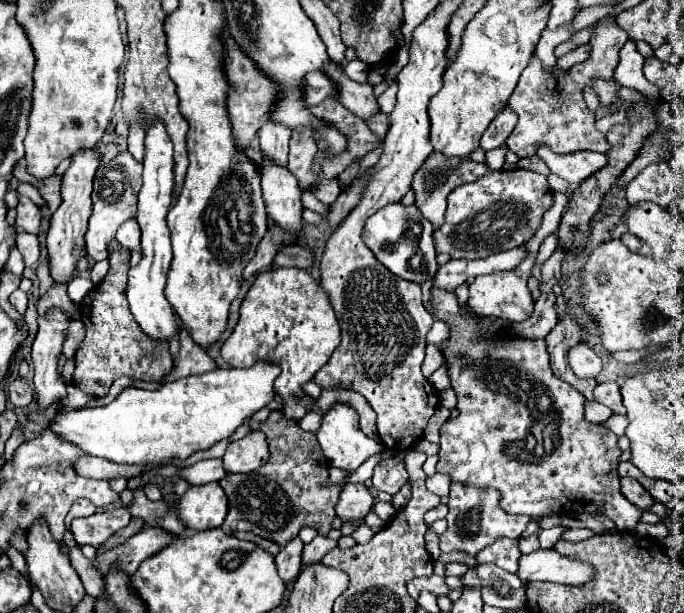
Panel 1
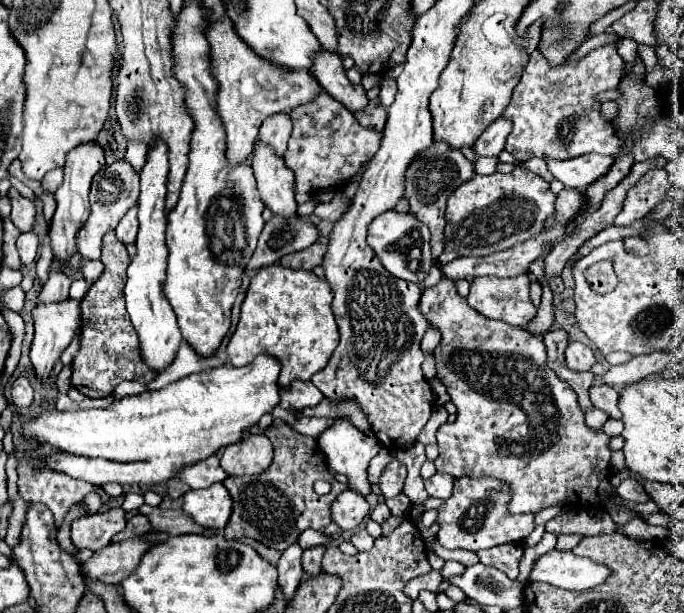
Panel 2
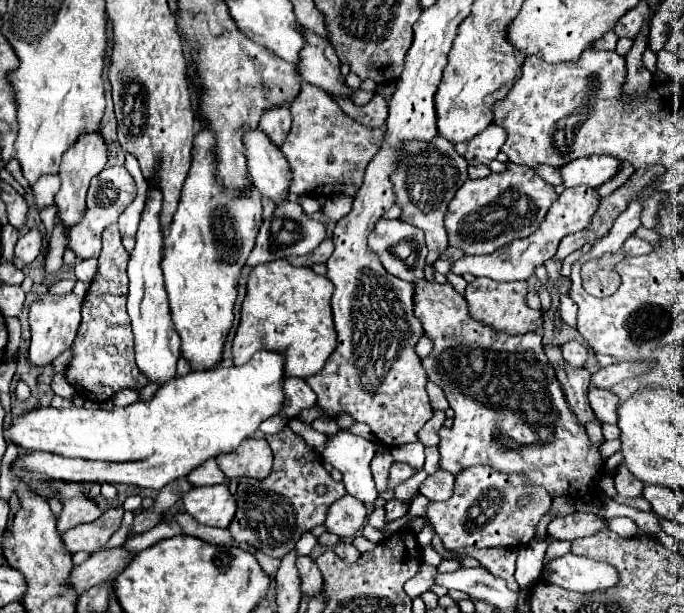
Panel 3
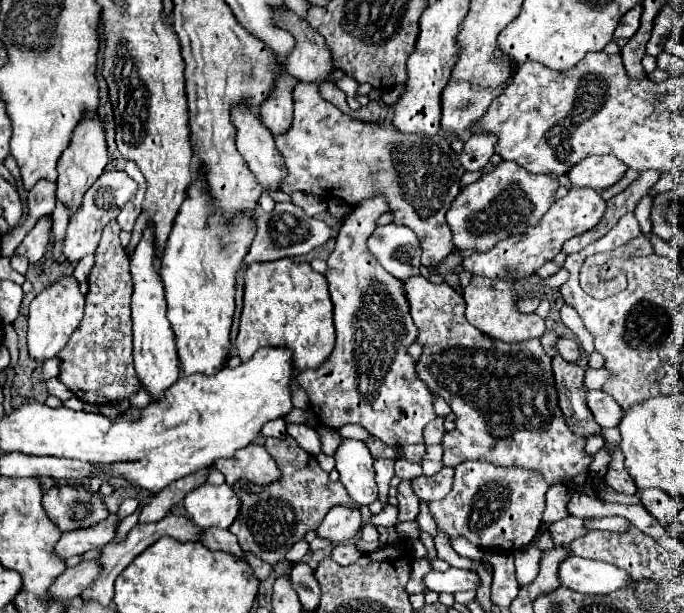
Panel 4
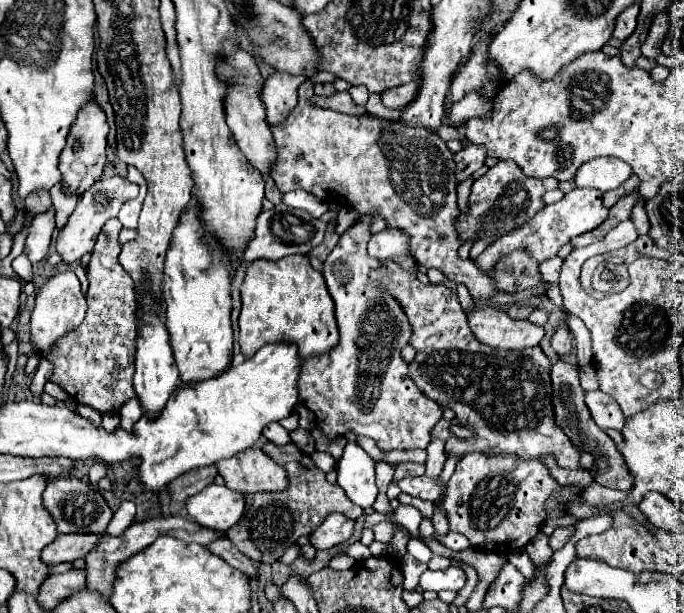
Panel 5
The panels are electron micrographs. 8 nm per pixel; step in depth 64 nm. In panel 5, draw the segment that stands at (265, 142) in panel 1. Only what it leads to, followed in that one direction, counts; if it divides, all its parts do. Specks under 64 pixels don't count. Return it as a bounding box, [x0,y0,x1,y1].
[262,72,306,124]

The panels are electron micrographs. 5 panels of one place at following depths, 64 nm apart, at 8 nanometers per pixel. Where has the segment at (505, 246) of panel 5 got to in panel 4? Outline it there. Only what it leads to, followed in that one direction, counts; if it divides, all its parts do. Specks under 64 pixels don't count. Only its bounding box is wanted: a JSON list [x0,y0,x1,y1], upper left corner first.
[462,188,606,280]

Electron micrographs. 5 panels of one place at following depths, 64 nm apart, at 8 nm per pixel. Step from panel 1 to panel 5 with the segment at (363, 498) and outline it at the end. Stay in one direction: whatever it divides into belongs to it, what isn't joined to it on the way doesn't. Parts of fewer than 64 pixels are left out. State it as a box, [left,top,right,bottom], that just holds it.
[308,512,354,550]

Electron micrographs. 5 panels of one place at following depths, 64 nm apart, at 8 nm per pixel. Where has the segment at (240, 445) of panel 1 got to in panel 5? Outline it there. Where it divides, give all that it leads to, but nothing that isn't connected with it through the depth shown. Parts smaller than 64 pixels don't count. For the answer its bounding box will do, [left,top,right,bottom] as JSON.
[218,448,288,494]

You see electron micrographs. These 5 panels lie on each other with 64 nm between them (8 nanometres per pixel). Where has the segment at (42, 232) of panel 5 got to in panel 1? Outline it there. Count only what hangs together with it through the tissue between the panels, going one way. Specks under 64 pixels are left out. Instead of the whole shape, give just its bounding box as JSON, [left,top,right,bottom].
[16,232,40,266]

